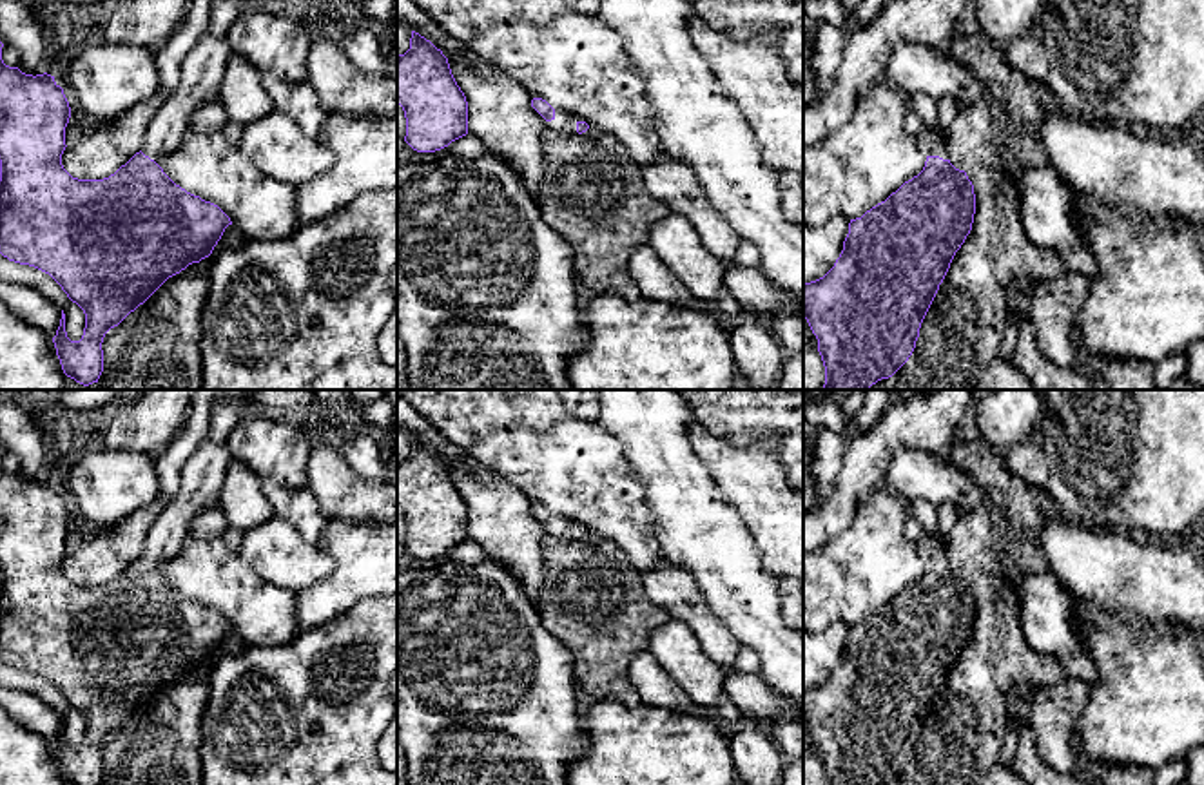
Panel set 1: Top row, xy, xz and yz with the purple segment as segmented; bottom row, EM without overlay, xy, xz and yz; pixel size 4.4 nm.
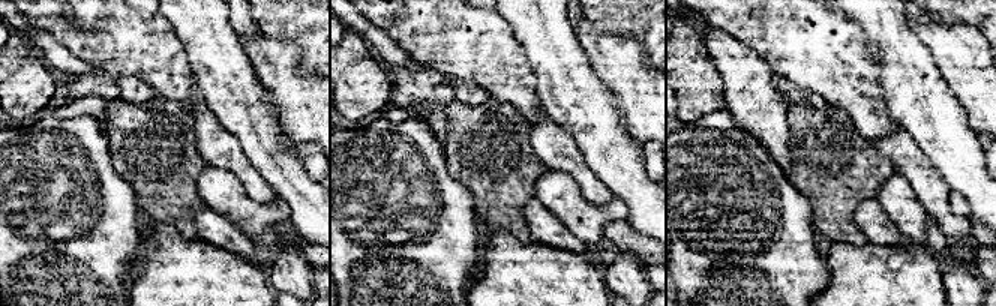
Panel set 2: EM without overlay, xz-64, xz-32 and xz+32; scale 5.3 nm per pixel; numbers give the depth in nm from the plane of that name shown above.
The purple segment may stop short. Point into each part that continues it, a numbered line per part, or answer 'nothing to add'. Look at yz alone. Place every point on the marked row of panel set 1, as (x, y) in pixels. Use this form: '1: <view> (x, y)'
1: yz (931, 142)

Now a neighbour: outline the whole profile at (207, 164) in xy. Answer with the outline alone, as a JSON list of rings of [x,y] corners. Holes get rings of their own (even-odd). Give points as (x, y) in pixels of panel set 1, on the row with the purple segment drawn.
[[[187,131],[181,145],[156,163],[176,185],[218,205],[247,239],[285,239],[301,227],[296,216],[297,187],[261,172],[221,131]]]

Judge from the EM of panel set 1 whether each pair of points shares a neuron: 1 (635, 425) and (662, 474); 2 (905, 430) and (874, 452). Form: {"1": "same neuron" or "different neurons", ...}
{"1": "same neuron", "2": "same neuron"}

